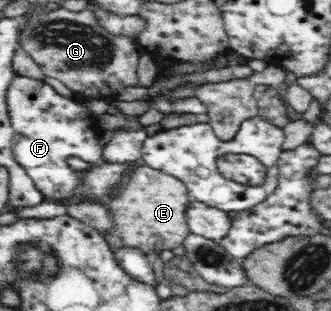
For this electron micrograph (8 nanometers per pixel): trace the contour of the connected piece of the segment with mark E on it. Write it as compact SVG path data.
M138 166L132 170L130 180L116 190L116 198L108 202L108 210L114 220L111 234L122 238L126 247L137 248L145 253L160 253L183 244L190 233L186 210L191 200L187 186L175 176L164 171Z

